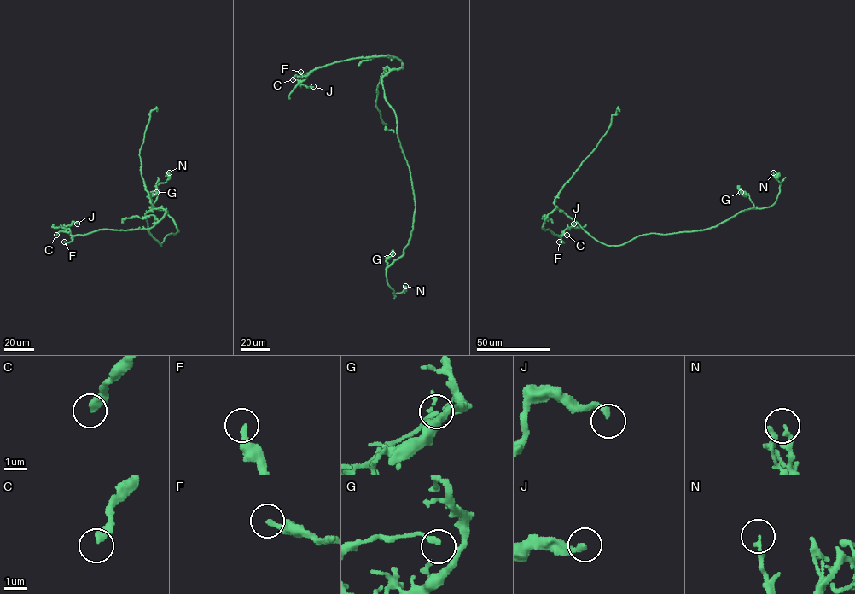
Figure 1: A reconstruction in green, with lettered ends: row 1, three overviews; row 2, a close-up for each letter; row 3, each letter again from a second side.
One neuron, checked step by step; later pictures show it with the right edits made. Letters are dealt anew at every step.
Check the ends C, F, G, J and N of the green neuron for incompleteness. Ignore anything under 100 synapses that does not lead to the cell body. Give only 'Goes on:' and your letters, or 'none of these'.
Goes on: none of these

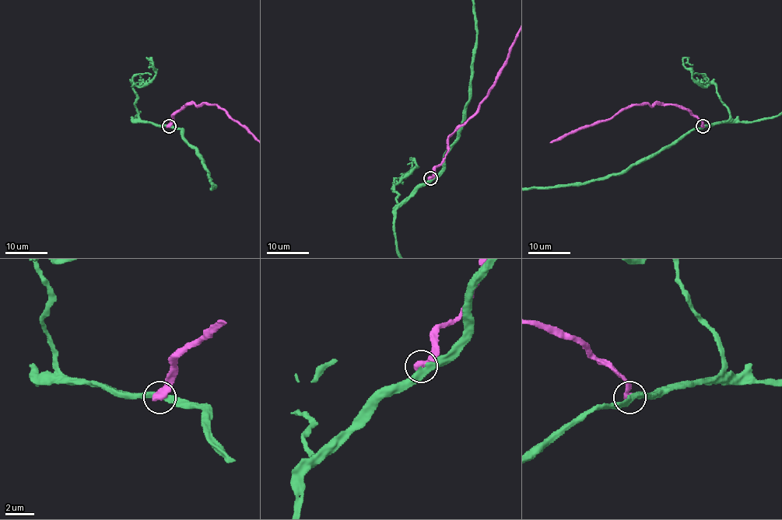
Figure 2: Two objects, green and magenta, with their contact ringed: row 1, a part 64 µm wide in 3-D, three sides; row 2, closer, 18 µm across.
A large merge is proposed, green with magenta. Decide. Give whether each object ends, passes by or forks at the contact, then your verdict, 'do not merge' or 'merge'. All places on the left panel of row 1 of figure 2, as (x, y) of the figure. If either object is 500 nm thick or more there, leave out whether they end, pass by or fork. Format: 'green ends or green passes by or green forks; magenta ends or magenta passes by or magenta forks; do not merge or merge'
do not merge

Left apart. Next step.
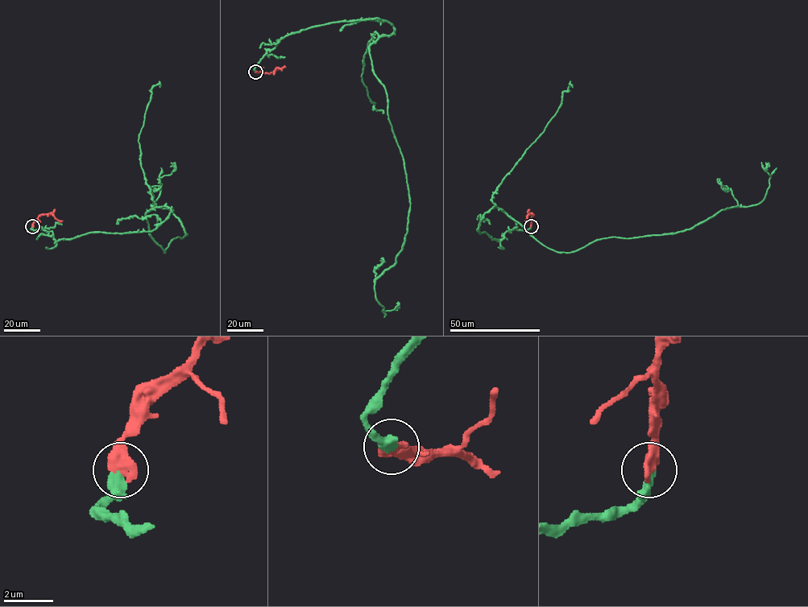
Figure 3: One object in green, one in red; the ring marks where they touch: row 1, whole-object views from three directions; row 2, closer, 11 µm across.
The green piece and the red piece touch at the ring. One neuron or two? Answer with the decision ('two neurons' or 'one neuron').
one neuron

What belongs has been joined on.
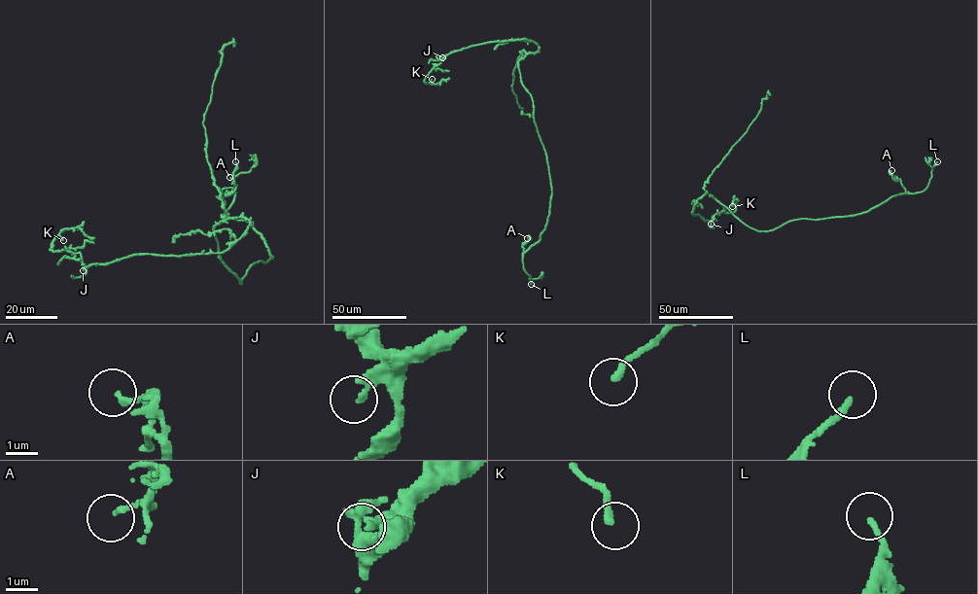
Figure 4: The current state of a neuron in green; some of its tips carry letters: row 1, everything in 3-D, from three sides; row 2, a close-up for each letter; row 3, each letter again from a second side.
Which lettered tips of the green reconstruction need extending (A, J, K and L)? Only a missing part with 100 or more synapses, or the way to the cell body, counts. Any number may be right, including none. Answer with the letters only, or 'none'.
L

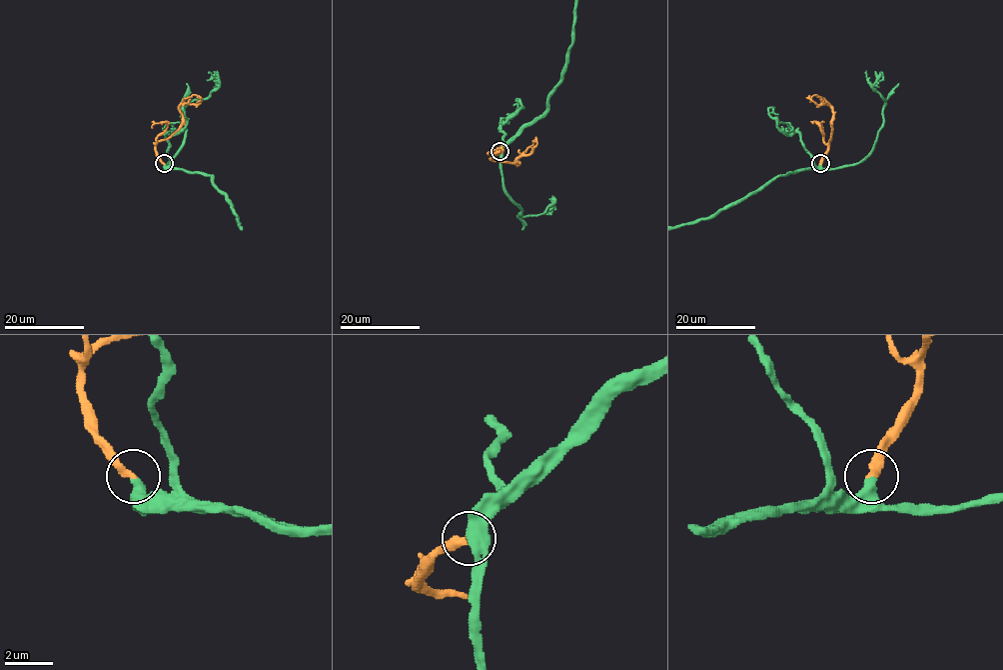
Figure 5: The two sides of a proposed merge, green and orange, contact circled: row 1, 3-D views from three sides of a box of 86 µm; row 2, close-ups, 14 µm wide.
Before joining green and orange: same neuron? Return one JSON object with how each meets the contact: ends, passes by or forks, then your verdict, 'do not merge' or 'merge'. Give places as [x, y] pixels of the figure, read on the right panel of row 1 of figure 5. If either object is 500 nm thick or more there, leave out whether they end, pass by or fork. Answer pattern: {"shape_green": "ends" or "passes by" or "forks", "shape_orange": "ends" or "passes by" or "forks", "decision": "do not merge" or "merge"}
{"decision": "merge"}

